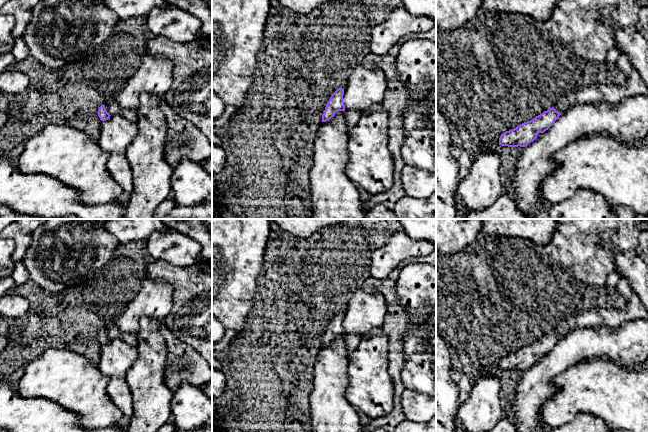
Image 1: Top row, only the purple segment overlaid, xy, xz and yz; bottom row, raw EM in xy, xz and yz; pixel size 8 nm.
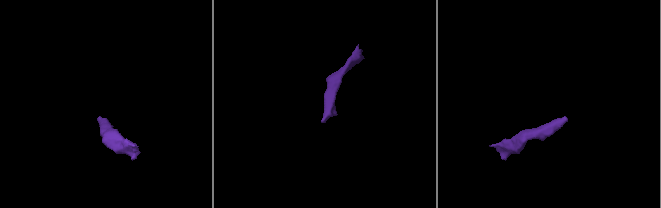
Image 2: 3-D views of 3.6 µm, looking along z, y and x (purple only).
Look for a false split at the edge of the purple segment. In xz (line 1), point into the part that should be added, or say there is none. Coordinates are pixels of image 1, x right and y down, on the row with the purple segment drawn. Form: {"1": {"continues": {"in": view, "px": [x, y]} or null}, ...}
{"1": {"continues": {"in": "xz", "px": [352, 116]}}}

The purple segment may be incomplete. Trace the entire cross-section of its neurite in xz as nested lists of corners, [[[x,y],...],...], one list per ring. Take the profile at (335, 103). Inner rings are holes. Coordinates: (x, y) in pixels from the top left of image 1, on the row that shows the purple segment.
[[[338,88],[330,97],[322,115],[322,122],[330,120],[341,111],[346,112],[346,121],[349,130],[353,128],[360,119],[361,112],[357,110],[346,110],[343,102],[344,88]]]

